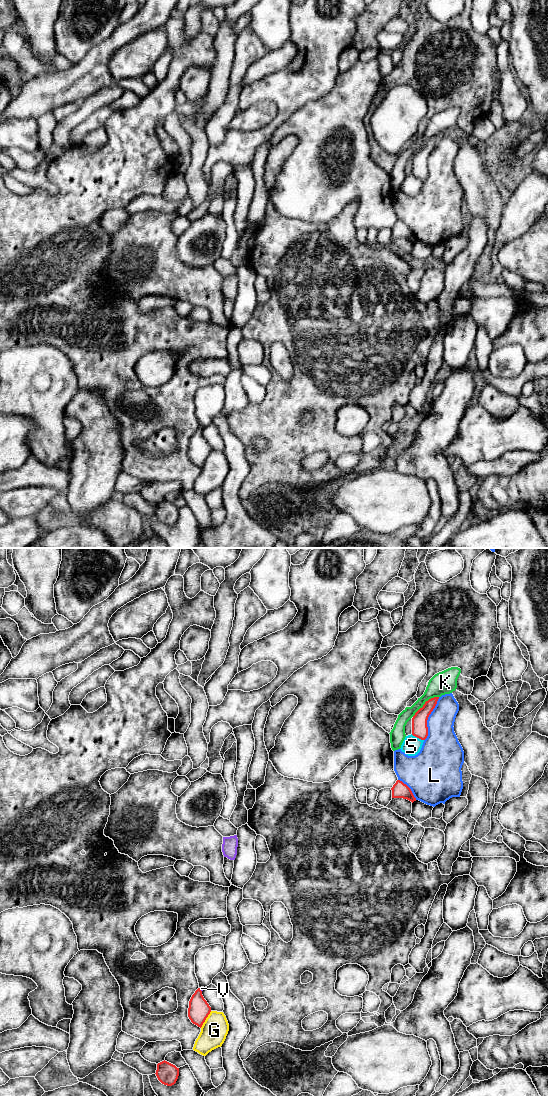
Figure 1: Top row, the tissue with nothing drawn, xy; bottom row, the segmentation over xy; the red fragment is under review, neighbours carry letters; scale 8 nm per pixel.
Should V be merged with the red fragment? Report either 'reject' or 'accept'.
accept

